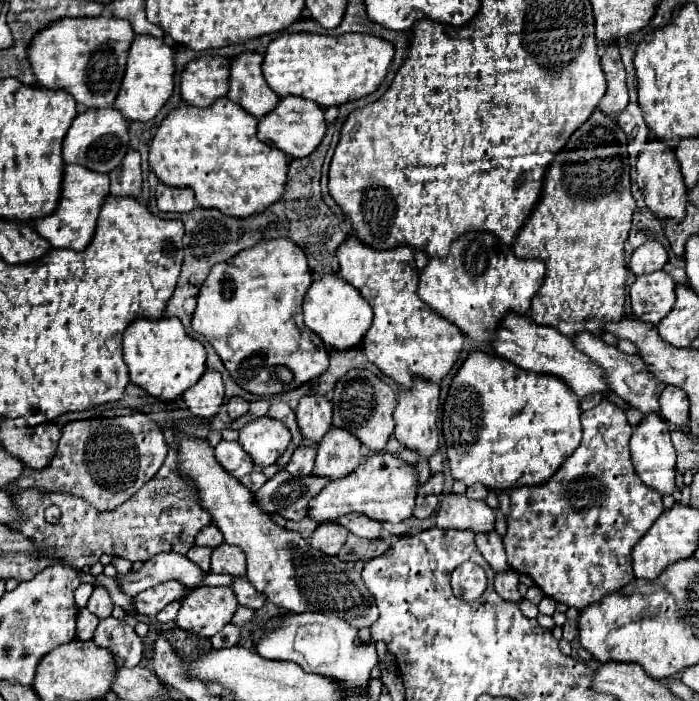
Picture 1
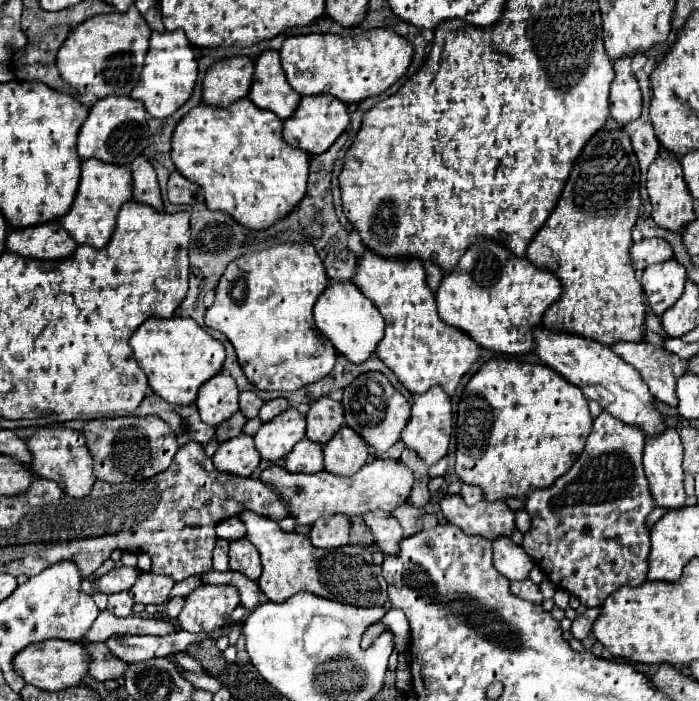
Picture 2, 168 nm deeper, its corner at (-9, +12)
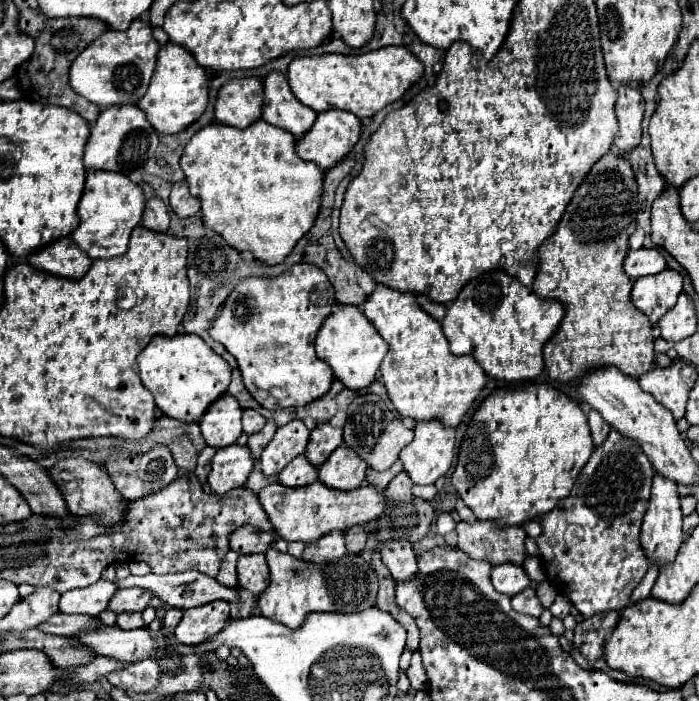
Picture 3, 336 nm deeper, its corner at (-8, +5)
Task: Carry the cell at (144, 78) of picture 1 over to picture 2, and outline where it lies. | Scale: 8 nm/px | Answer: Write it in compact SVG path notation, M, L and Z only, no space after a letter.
M152 32L150 48L146 52L146 64L142 66L138 84L130 92L130 98L140 100L152 118L168 118L190 98L196 76L196 54L192 44L186 40L184 32Z

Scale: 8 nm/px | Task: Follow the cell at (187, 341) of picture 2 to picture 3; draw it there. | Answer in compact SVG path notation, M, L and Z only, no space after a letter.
M199 335L155 337L137 357L141 383L153 393L157 407L173 419L199 423L209 405L227 393L231 383L229 363L217 355Z

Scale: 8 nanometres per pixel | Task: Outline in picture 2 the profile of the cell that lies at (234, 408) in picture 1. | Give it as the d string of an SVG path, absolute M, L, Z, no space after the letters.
M240 392L240 410L246 418L256 418L262 404L264 402L256 396L256 392Z

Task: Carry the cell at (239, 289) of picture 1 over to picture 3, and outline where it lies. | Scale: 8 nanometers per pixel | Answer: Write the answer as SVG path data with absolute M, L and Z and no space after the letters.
M297 263L279 277L249 277L241 281L227 297L221 315L213 321L209 335L237 359L245 387L261 407L277 411L307 405L315 399L321 399L333 383L331 367L327 367L327 363L315 355L317 331L333 313L333 303L335 293L327 275L309 263Z

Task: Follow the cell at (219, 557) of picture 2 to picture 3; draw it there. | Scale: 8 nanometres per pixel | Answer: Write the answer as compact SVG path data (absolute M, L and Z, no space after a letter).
M229 551L227 557L223 559L223 565L221 565L221 571L217 575L217 581L225 587L233 587L237 589L239 583L237 583L237 559L239 555L235 551Z

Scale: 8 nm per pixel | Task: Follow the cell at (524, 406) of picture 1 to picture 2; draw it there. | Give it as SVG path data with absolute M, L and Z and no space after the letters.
M492 358L486 364L480 366L480 370L470 378L470 382L464 386L462 398L458 402L458 420L456 420L456 474L462 482L466 484L476 484L484 490L488 500L506 500L510 496L516 498L524 498L528 496L532 490L536 488L546 488L552 486L556 482L556 478L560 478L562 474L566 474L572 464L576 462L578 454L582 452L586 438L592 430L592 416L588 412L588 400L582 396L580 388L574 388L574 384L562 380L562 376L558 376L558 372L554 372L552 368L546 368L544 364L536 364L536 362L520 362L514 358Z

